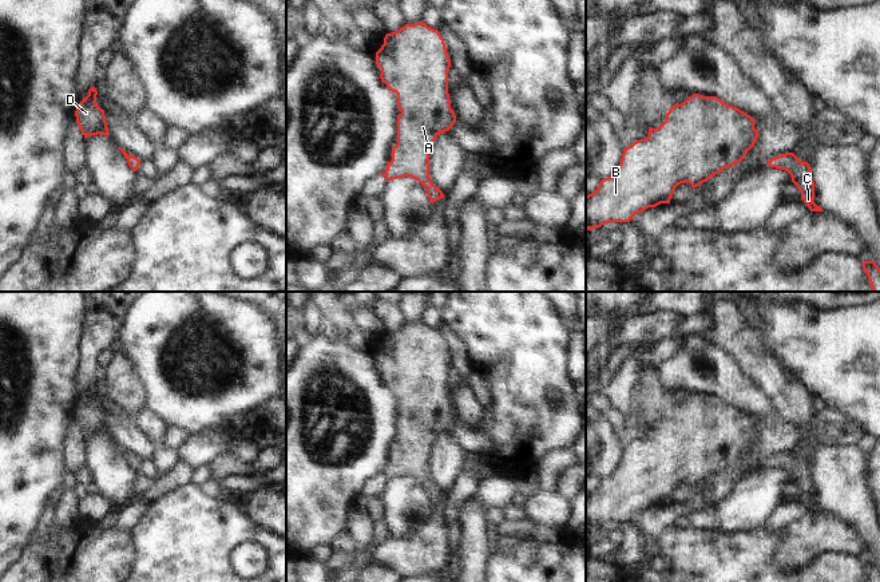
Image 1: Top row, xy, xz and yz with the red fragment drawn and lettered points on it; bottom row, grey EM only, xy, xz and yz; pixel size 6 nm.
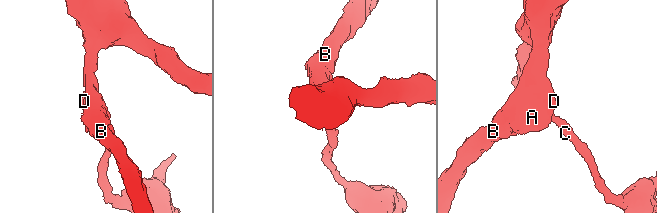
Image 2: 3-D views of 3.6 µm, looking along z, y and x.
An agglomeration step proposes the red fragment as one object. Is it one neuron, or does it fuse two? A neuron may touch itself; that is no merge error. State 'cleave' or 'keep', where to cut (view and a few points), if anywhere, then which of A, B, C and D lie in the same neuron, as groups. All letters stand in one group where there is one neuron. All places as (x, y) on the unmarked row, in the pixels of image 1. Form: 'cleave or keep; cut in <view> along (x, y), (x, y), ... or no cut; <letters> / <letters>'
keep; no cut; A B C D

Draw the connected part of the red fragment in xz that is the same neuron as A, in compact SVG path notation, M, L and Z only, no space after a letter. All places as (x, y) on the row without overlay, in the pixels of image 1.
M425 322L405 324L396 332L387 333L384 344L376 352L376 364L381 368L380 379L392 392L397 393L397 408L401 412L397 415L397 444L392 447L392 460L388 462L387 470L381 475L387 479L411 476L419 480L425 488L429 502L444 498L444 494L437 488L429 476L429 454L436 438L456 423L456 415L451 408L448 393L448 369L451 359L448 356L444 338L437 329L428 326Z

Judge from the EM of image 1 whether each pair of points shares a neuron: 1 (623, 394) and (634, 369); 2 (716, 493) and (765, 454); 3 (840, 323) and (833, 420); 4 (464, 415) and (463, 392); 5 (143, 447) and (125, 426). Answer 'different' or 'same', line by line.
1: same
2: same
3: different
4: same
5: same

